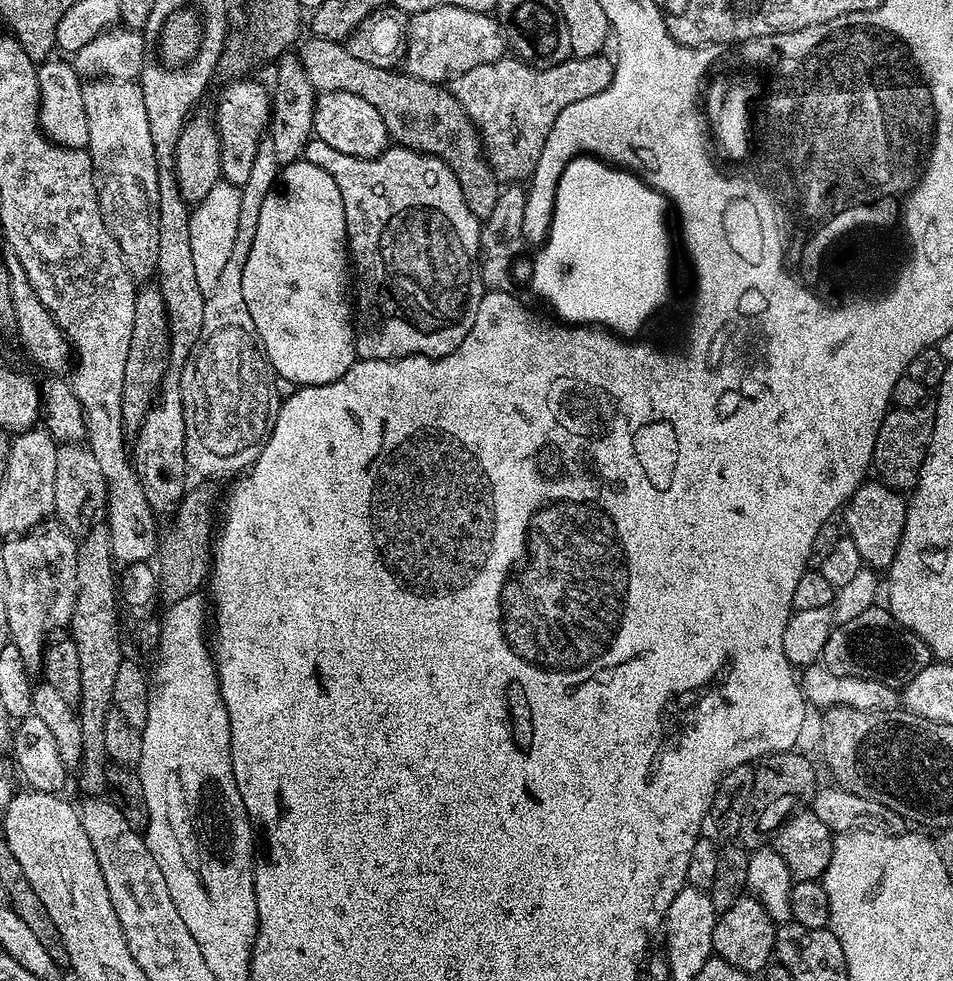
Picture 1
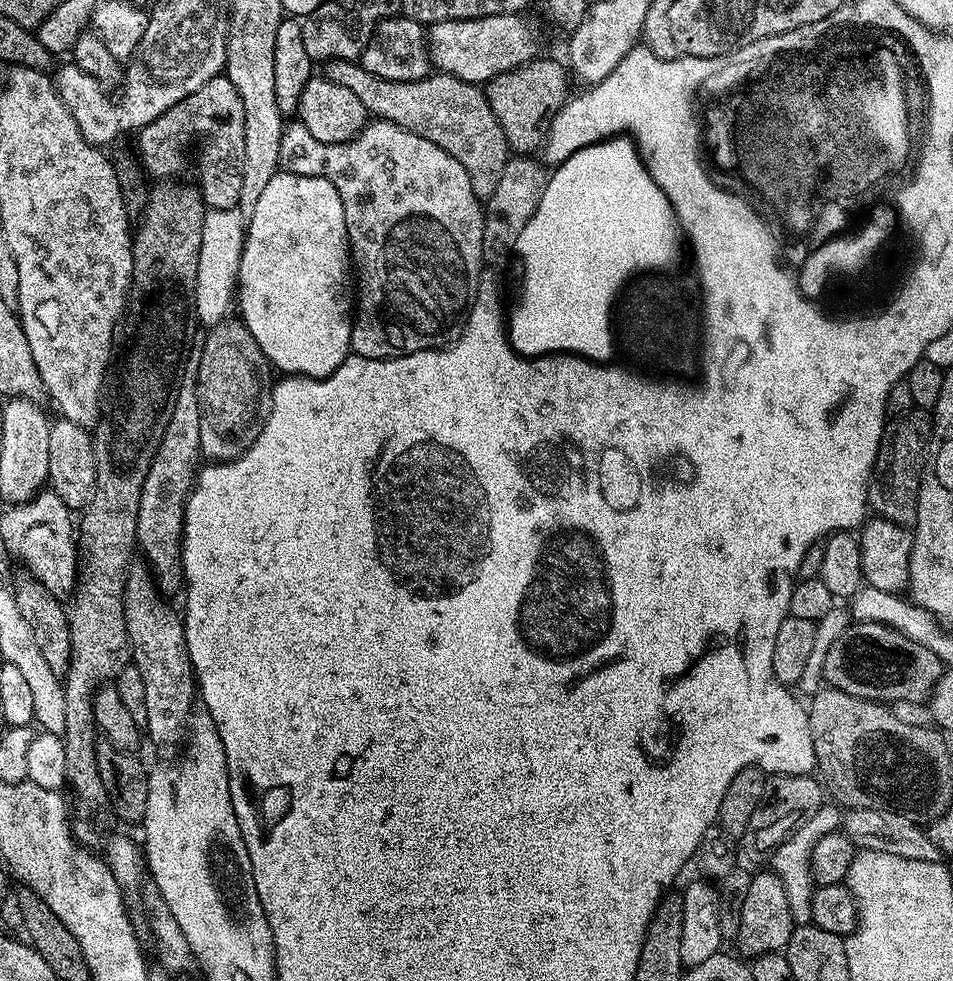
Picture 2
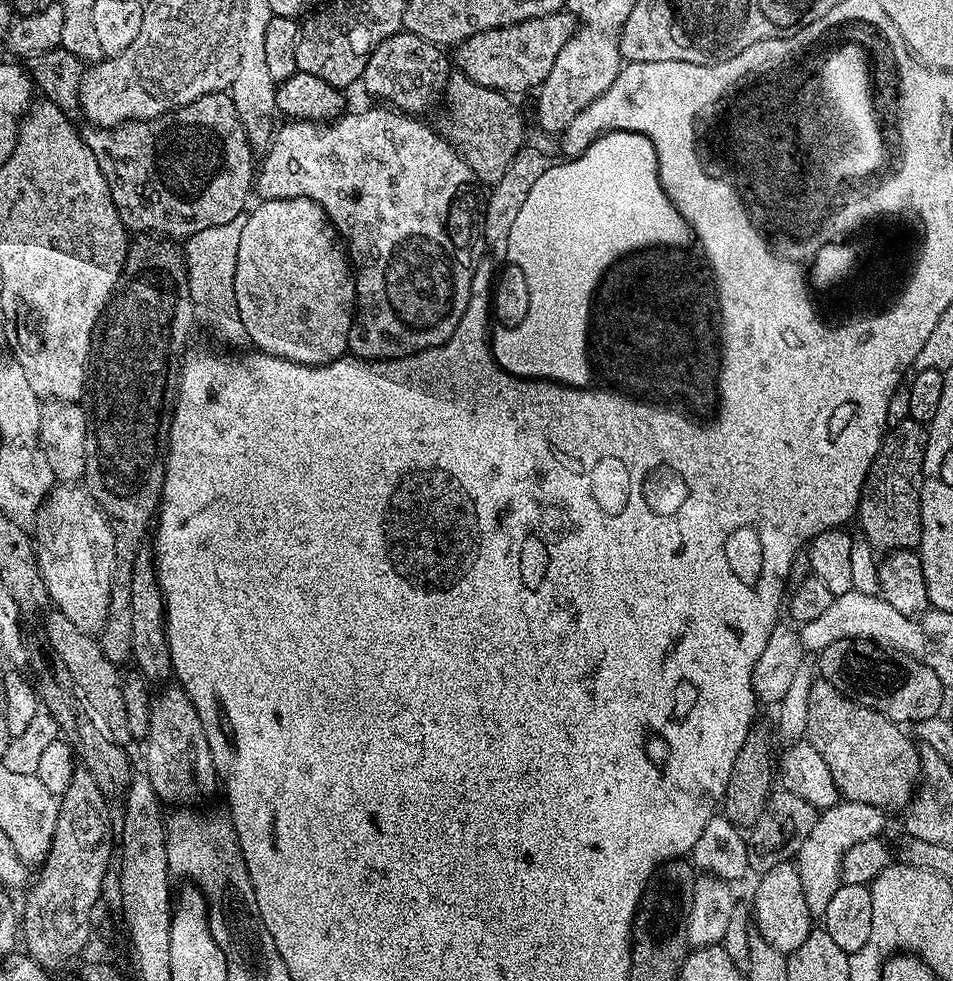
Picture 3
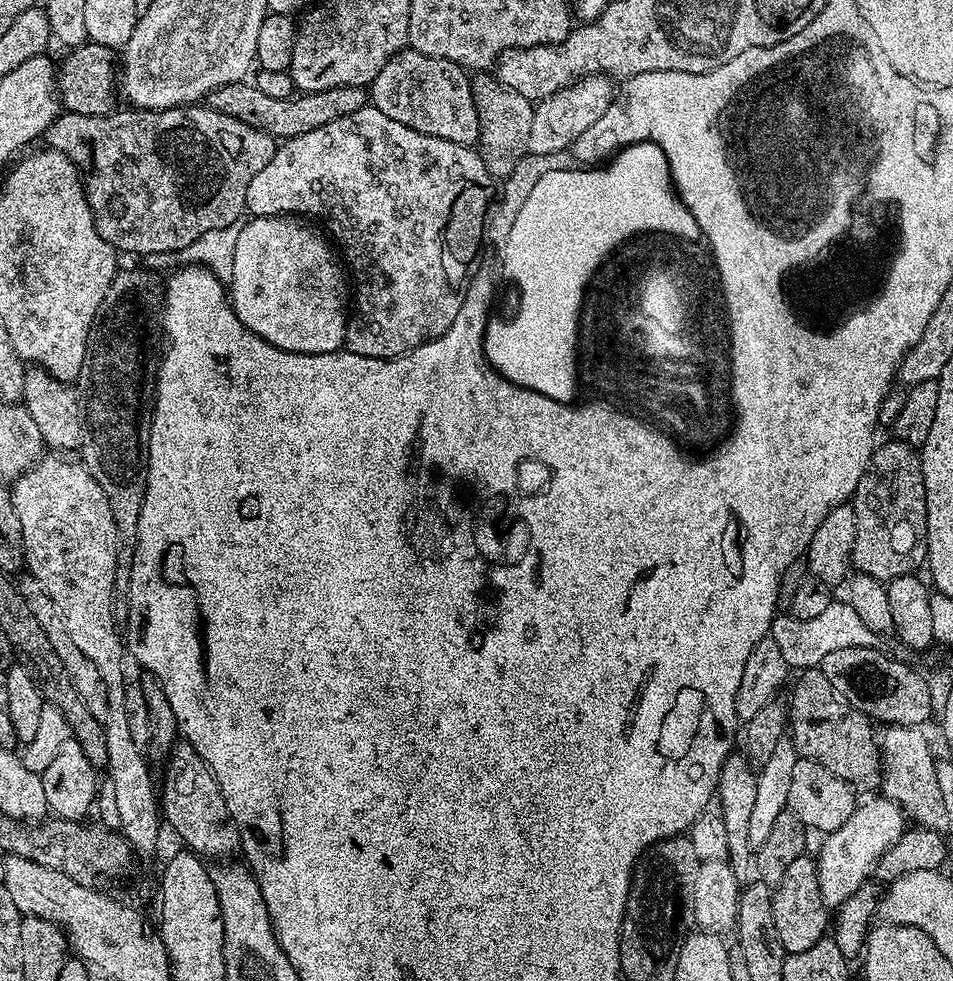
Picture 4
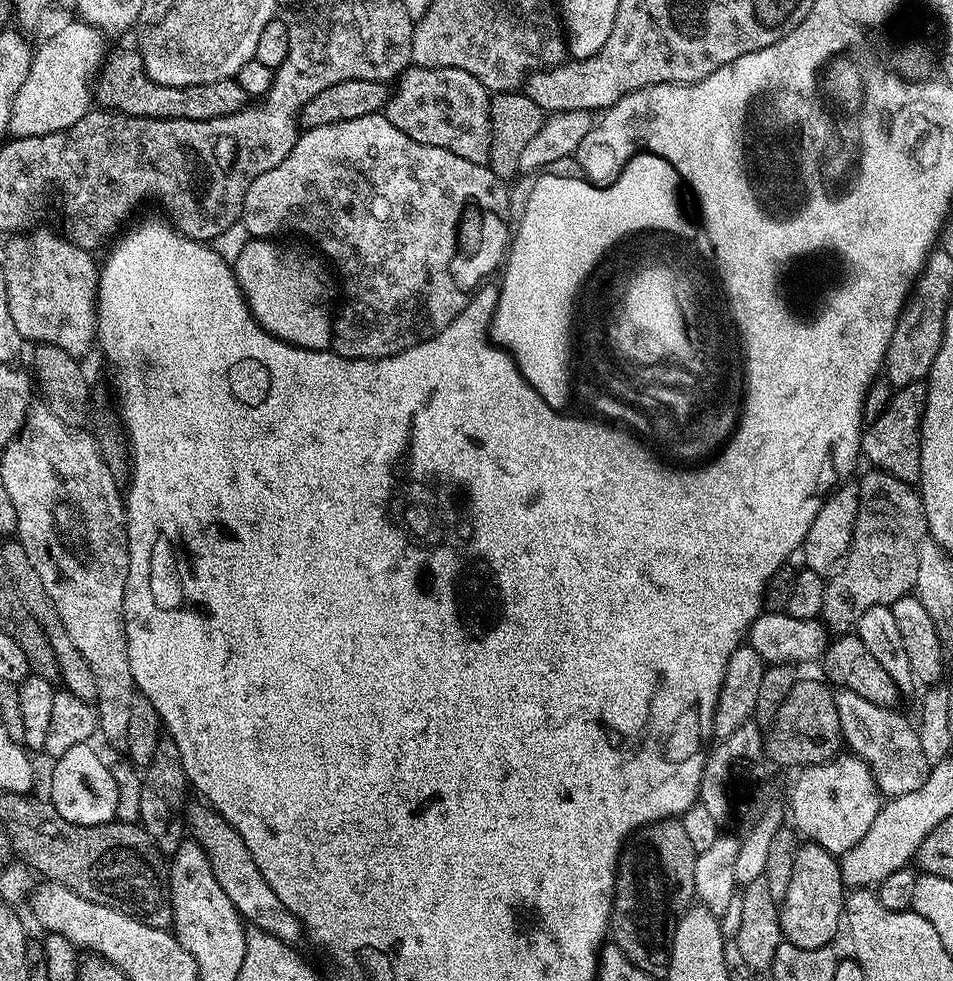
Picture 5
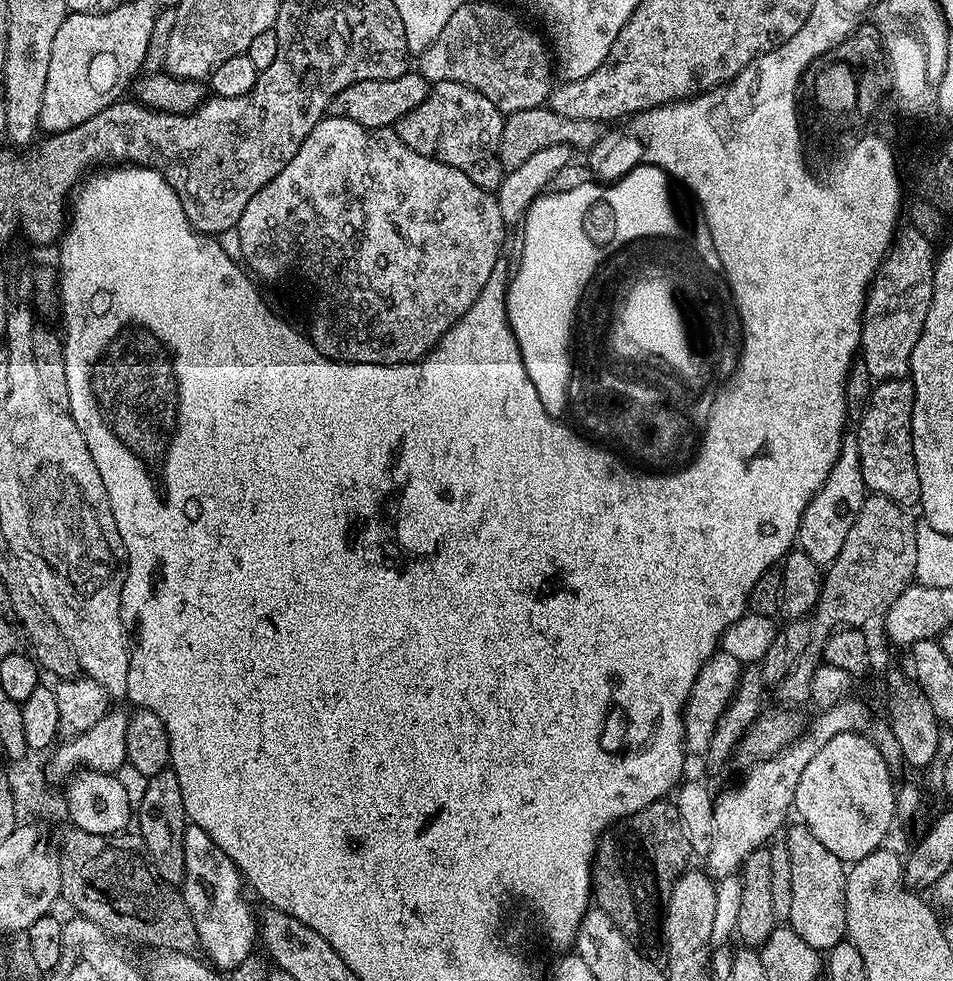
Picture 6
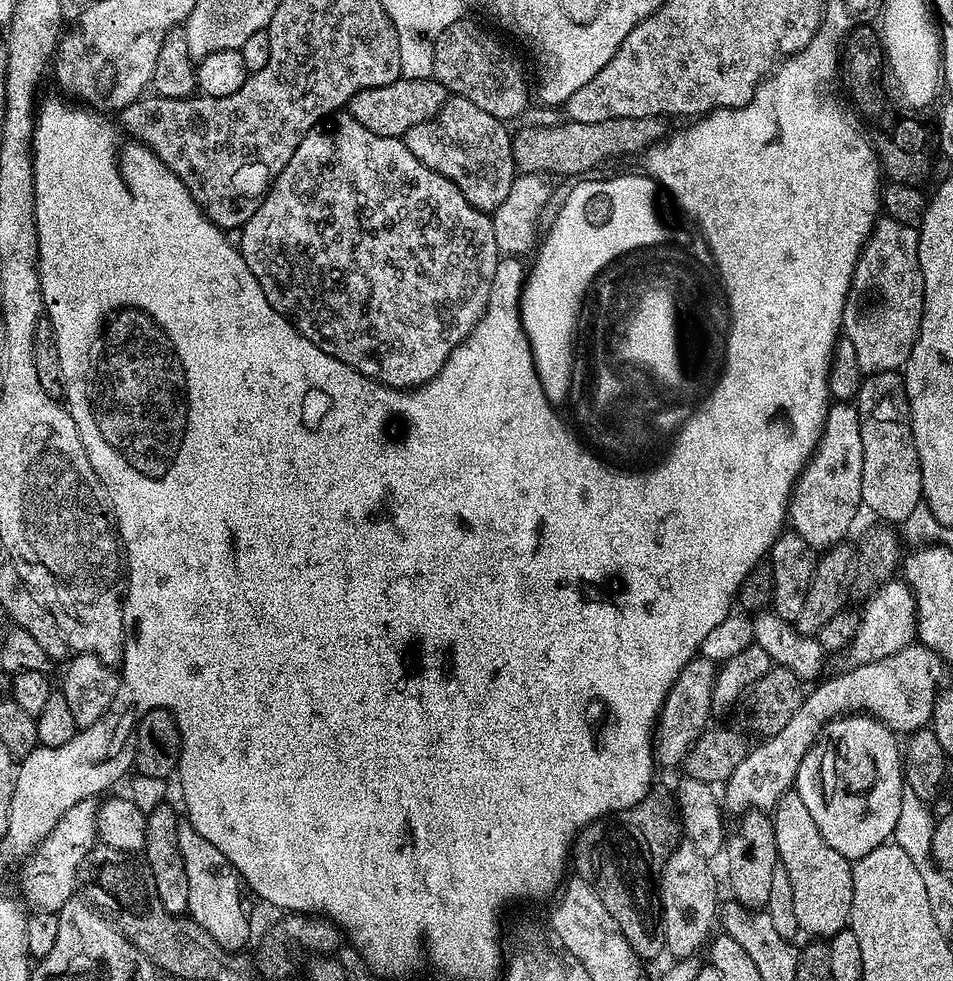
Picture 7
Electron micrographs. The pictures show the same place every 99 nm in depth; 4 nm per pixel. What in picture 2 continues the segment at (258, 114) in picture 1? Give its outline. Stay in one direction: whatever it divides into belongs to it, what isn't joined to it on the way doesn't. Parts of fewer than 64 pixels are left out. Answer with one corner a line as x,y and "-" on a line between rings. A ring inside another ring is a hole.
221,74
221,75
215,76
214,78
210,78
210,82
206,82
206,86
202,86
202,90
194,90
194,94
190,94
186,98
182,98
182,102
178,102
174,106
170,106
170,110
166,110
164,113
162,113
160,115
160,117
158,117
157,120
155,120
154,122
150,122
146,127
139,129
138,137
139,136
140,136
140,141
137,142
136,148
138,151
140,151
140,164
142,167
145,168
146,171
149,172
150,175
156,176
156,177
152,177
152,178
180,178
180,177
183,177
180,175
182,175
183,172
186,171
187,168
190,167
192,164
193,170
196,171
196,177
194,177
194,183
195,183
196,187
200,189
200,197
202,197
204,199
204,203
205,203
205,205
207,205
207,207
209,209
236,208
237,205
239,205
240,195
242,194
242,162
244,161
244,146
242,143
242,120
241,120
241,117
238,115
238,101
236,98
236,91
234,90
234,82
230,82
227,78
227,75

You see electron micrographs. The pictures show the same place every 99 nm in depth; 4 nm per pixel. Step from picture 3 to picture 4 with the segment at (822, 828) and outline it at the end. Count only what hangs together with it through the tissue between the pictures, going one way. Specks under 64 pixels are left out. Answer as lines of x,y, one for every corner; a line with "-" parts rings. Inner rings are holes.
868,800
850,814
850,818
838,830
823,837
820,856
815,857
818,870
818,890
822,890
822,902
830,910
836,910
846,902
875,873
876,863
898,842
906,831
906,817
894,800

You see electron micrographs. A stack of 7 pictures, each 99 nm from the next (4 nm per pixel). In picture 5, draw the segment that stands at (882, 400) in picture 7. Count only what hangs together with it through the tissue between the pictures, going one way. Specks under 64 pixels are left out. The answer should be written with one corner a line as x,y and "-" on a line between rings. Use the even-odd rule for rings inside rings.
924,380
910,382
910,386
895,389
886,410
882,410
882,414
878,418
870,421
860,437
860,451
863,459
865,461
868,459
872,463
869,465
875,466
881,472
894,474
894,478
910,485
915,485
920,478
920,423
926,410
927,397
928,385

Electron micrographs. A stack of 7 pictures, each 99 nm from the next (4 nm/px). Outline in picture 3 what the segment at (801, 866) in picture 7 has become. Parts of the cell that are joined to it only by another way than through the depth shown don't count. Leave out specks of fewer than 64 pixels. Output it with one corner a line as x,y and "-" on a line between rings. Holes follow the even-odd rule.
795,863
774,866
774,870
766,870
757,880
760,881
756,884
756,897
750,900
750,912
754,917
755,931
762,938
766,938
766,942
770,942
770,946
774,946
779,952
790,954
798,950
798,946
802,946
802,942
806,942
808,935
814,931
814,917
806,906
806,894
802,894
802,878
798,878

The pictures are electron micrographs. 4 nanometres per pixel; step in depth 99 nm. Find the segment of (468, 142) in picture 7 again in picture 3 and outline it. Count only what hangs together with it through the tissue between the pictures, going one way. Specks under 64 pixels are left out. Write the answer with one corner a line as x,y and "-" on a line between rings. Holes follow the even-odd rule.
403,30
396,32
392,37
386,38
369,56
366,62
366,68
362,77
362,85
372,96
377,96
377,101
383,102
385,105
391,106
393,109
399,110
405,114
424,114
427,108
432,108
441,103
444,95
444,87
448,84
450,75
450,60
444,57
445,49
439,44
431,44
422,38
418,38
418,34
410,34

